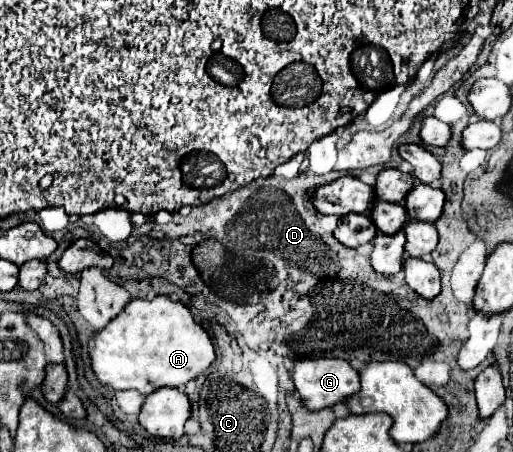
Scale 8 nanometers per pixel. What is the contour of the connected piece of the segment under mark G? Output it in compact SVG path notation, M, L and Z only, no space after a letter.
M297 359L293 369L295 389L301 393L301 399L307 409L321 411L337 403L345 403L351 395L359 393L359 371L343 359Z

